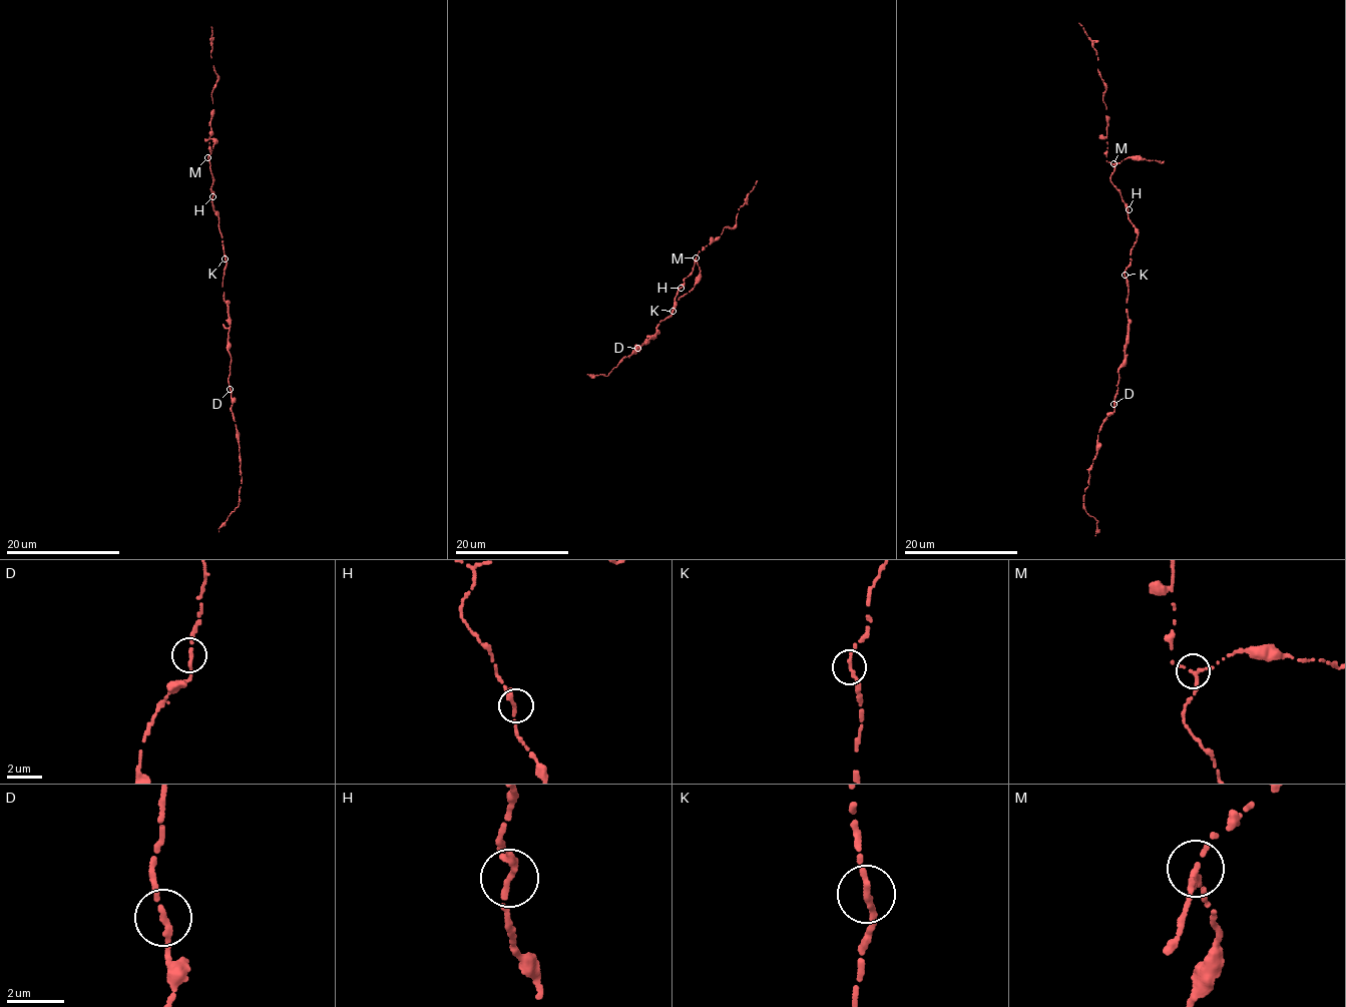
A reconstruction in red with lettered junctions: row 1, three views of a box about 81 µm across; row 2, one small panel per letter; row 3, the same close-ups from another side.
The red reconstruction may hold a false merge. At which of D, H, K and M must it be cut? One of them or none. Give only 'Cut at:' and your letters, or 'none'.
Cut at: none

